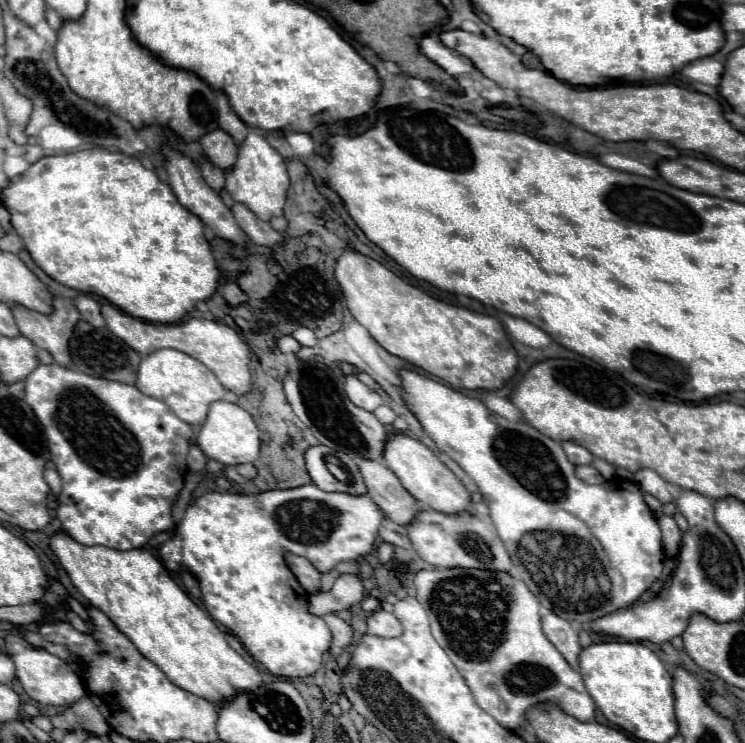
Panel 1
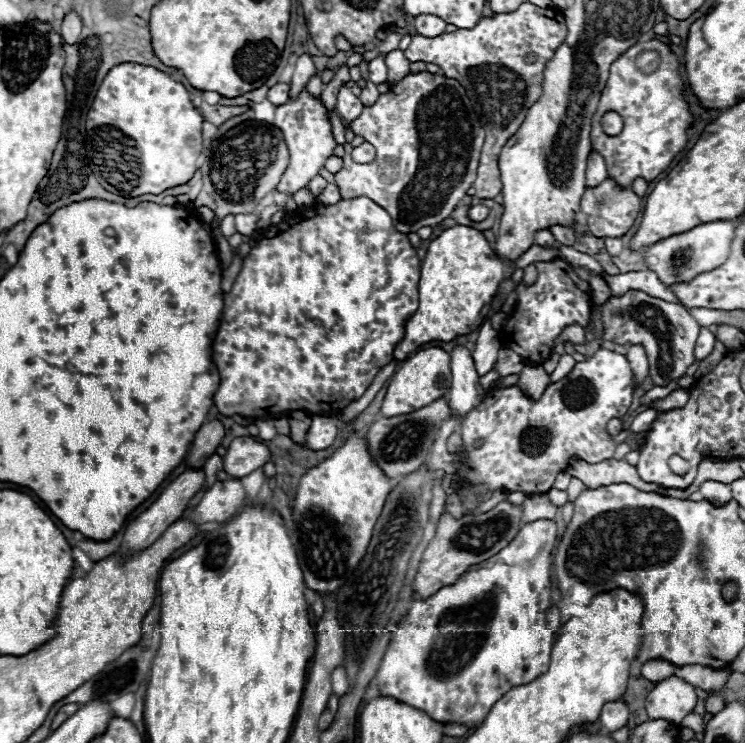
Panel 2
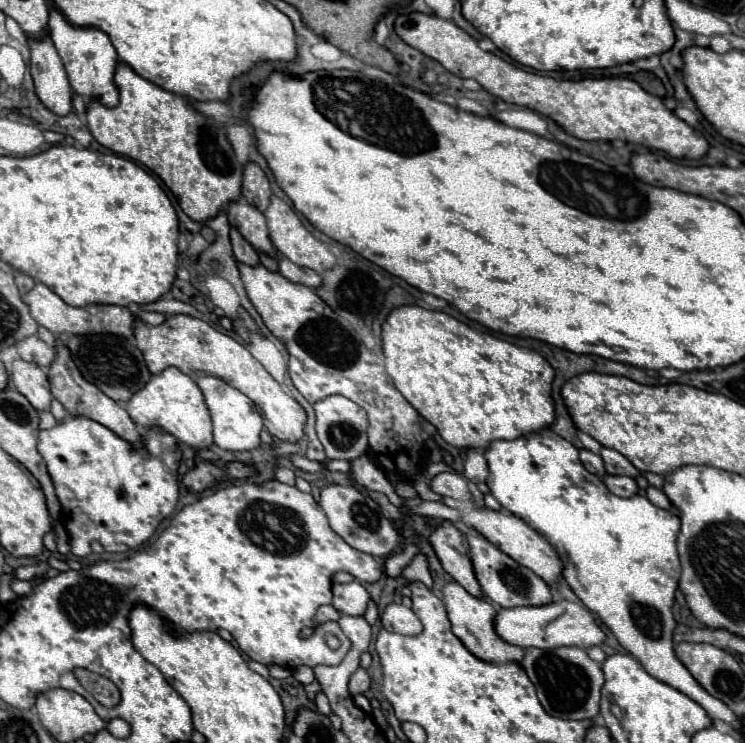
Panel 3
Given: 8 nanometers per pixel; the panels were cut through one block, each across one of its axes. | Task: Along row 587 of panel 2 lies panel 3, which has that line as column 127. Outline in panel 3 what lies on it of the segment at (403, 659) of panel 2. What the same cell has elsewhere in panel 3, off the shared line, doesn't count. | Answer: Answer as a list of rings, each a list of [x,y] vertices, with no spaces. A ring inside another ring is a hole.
[[[68,416],[62,424],[56,424],[50,430],[42,430],[38,438],[38,452],[46,460],[48,474],[54,482],[56,496],[62,504],[60,522],[70,532],[71,553],[78,557],[86,557],[96,552],[103,560],[116,559],[116,553],[126,553],[140,548],[160,526],[164,518],[168,518],[178,502],[178,442],[170,434],[150,428],[144,450],[130,450],[130,444],[118,438],[106,426],[78,416]]]

